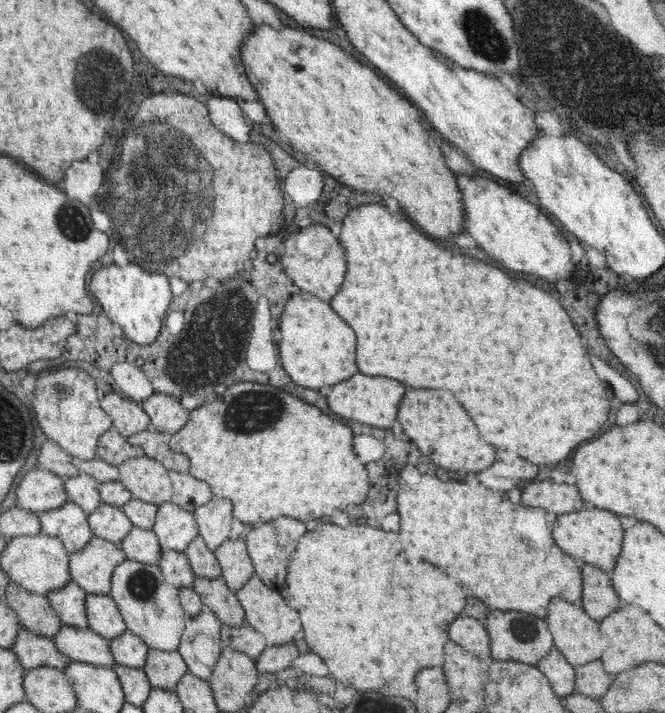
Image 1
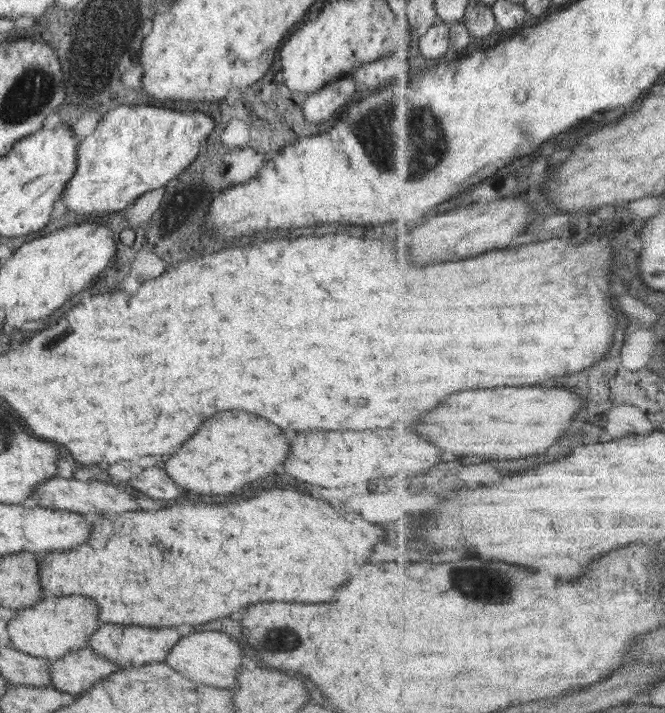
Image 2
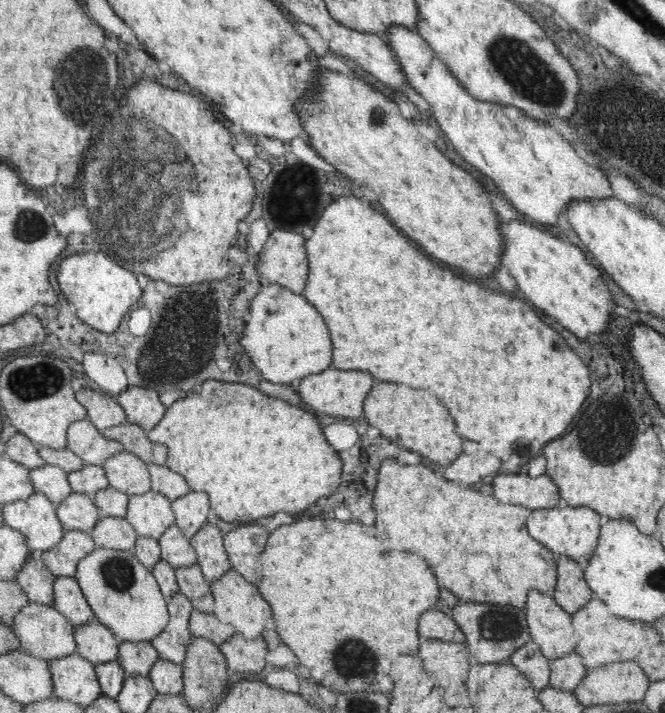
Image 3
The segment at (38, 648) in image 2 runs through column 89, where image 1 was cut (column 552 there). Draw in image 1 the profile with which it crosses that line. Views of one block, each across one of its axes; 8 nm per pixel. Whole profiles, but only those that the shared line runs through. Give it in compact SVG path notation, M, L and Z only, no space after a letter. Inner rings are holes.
M560 597L551 598L545 621L550 629L554 646L574 667L602 658L605 639L599 629L599 621L588 616L579 603L571 603Z

